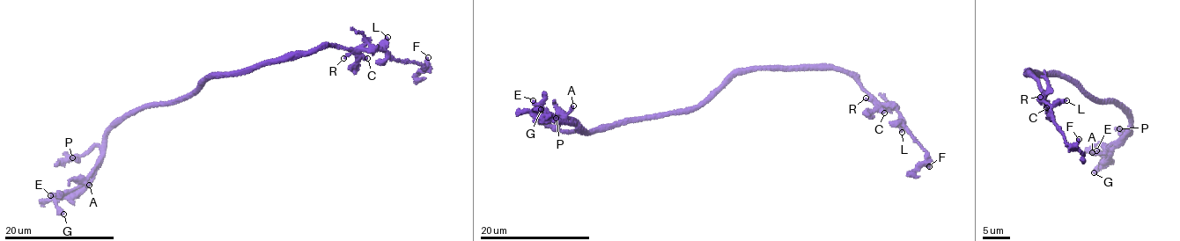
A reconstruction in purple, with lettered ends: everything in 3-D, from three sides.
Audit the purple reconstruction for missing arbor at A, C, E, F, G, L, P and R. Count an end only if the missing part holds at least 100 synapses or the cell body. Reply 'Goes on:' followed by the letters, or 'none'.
Goes on: E

